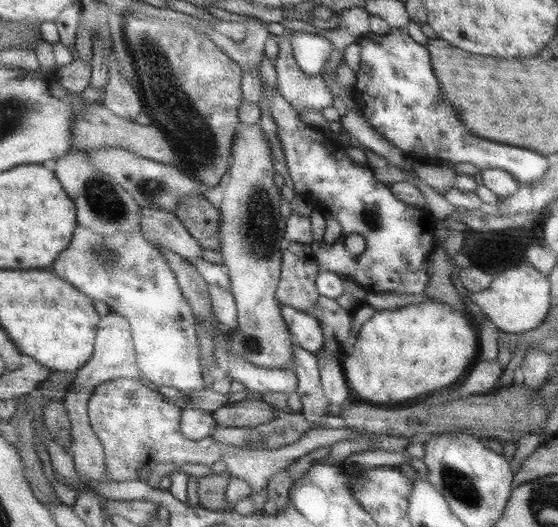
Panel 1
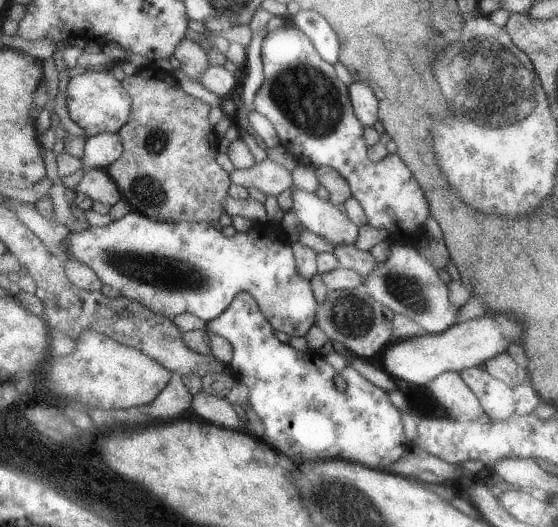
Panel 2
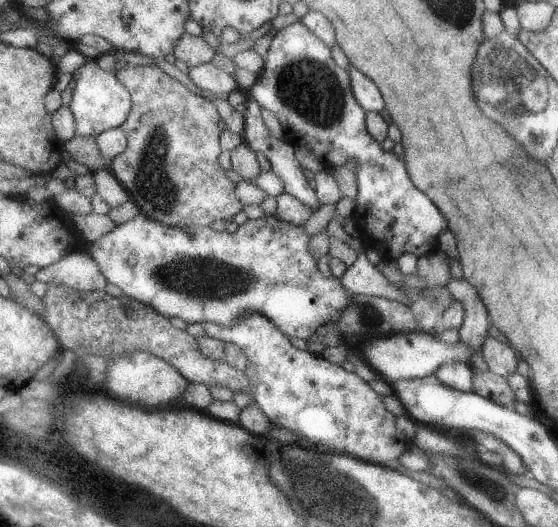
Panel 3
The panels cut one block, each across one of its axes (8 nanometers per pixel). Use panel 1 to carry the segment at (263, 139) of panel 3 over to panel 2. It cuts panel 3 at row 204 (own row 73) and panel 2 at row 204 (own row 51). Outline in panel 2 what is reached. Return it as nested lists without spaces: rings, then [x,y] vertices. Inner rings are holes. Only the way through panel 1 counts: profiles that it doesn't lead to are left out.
[[[294,186],[295,205],[293,212],[302,225],[324,238],[334,246],[355,244],[358,226],[332,201],[324,200],[317,192],[306,192]]]

